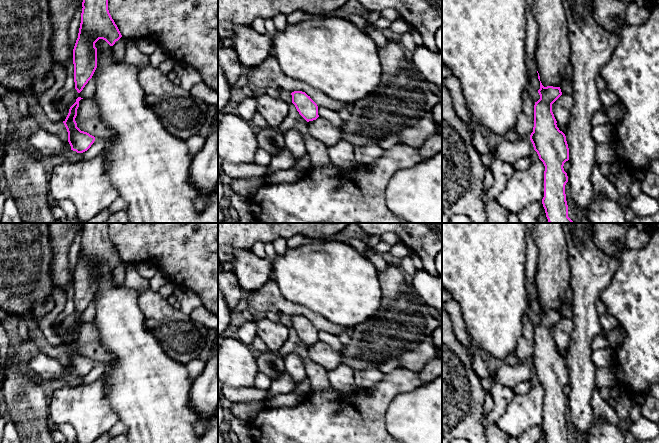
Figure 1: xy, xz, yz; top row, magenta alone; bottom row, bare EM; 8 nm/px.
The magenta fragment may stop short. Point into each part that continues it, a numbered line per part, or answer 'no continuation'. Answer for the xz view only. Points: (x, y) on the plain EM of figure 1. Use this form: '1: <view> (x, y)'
no continuation

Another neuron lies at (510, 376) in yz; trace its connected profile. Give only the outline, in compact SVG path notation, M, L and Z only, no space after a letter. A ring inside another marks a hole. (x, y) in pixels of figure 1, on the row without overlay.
M522 361L516 365L502 364L495 372L497 382L514 389L520 382L530 381L534 374L530 361Z

